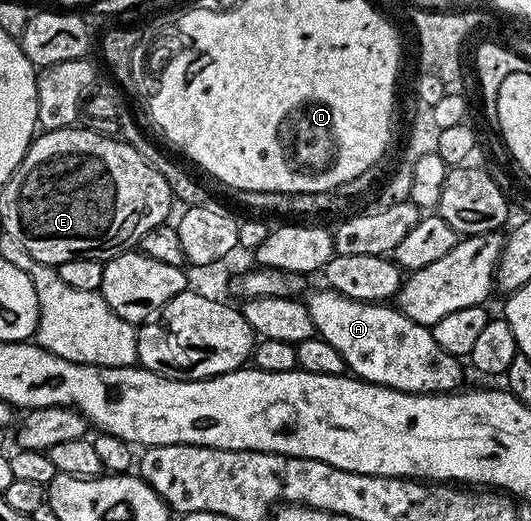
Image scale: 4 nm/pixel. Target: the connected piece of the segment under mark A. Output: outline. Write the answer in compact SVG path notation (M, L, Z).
M333 290L325 291L311 291L304 300L314 331L340 350L340 358L344 358L347 369L357 379L395 388L397 392L419 394L453 392L461 385L458 383L462 380L463 361L440 350L427 325L412 322L412 318L389 303L353 300Z

